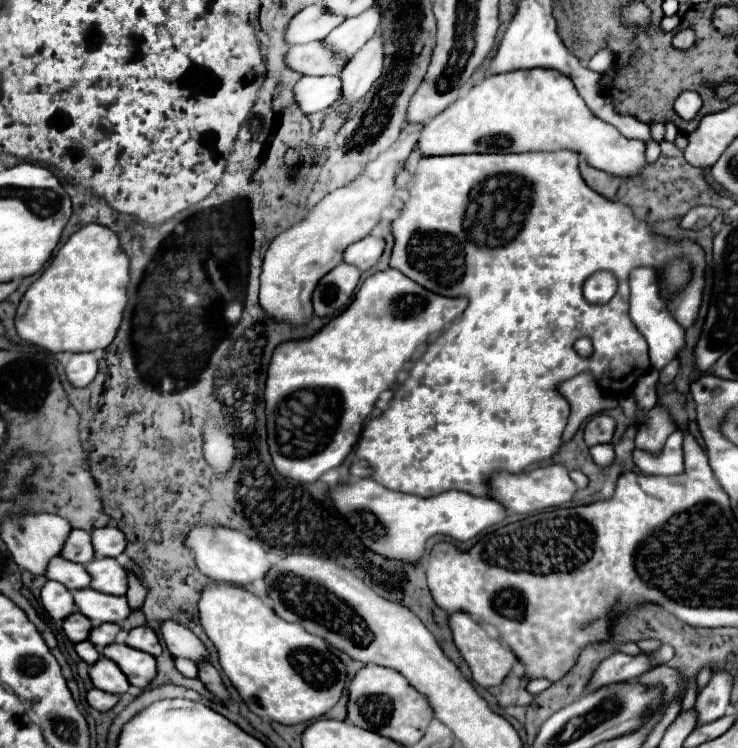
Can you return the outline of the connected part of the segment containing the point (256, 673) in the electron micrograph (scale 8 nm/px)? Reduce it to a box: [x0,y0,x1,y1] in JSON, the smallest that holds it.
[198,583,346,725]

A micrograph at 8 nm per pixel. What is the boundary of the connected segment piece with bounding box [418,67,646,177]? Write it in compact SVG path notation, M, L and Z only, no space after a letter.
M528 69L508 71L482 79L468 97L458 99L446 111L436 115L420 133L418 149L422 155L456 155L456 153L528 153L528 151L558 151L568 149L580 153L580 157L598 171L616 177L640 177L646 167L646 145L636 139L626 139L616 127L604 123L600 117L588 111L584 99L580 99L570 77L556 69Z

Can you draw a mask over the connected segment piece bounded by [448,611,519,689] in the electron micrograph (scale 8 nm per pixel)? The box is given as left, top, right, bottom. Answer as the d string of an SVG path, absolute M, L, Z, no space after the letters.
M464 611L450 613L448 625L450 625L450 629L452 629L456 647L460 649L462 657L468 661L468 665L470 665L470 669L472 669L473 681L481 687L484 687L484 689L502 683L504 677L513 669L514 664L519 662L518 658L510 649L502 647L498 641L494 641L492 637L488 637L488 633L486 633L480 625L476 625L468 613L464 613Z

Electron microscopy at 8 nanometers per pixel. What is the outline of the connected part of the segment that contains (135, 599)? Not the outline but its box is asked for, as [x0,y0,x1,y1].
[128,573,146,611]

